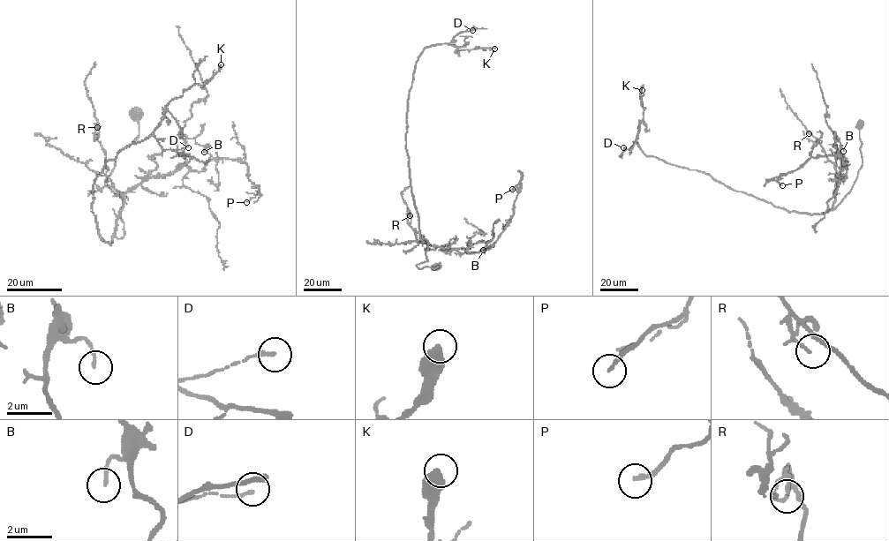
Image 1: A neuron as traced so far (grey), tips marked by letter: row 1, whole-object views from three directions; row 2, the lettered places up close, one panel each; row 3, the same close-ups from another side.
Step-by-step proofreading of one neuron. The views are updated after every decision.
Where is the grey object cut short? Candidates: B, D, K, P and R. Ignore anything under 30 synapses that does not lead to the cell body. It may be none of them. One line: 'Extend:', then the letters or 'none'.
Extend: none

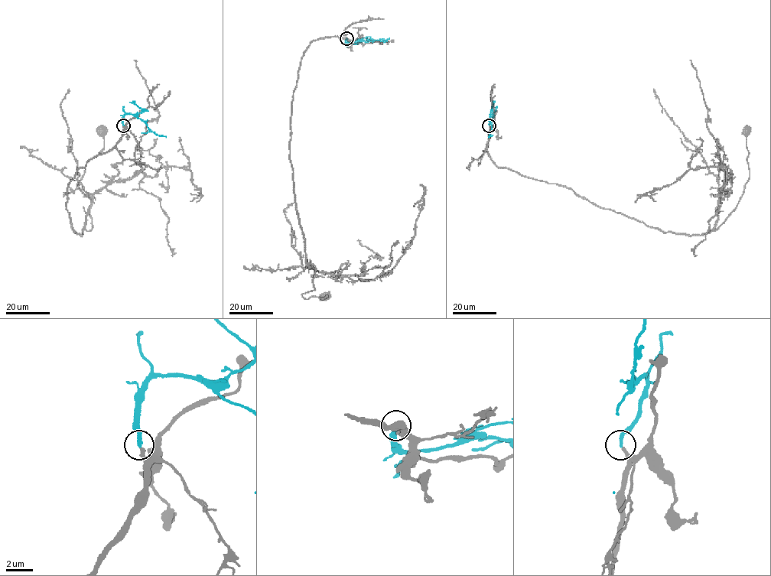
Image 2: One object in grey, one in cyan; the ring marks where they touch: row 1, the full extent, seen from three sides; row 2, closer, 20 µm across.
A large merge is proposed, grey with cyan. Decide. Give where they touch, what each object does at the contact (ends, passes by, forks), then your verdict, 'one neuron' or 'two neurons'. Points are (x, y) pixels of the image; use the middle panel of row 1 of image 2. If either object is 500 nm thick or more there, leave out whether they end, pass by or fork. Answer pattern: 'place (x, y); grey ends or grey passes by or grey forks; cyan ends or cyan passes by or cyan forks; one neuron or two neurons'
place (346, 38); grey ends; cyan ends; one neuron

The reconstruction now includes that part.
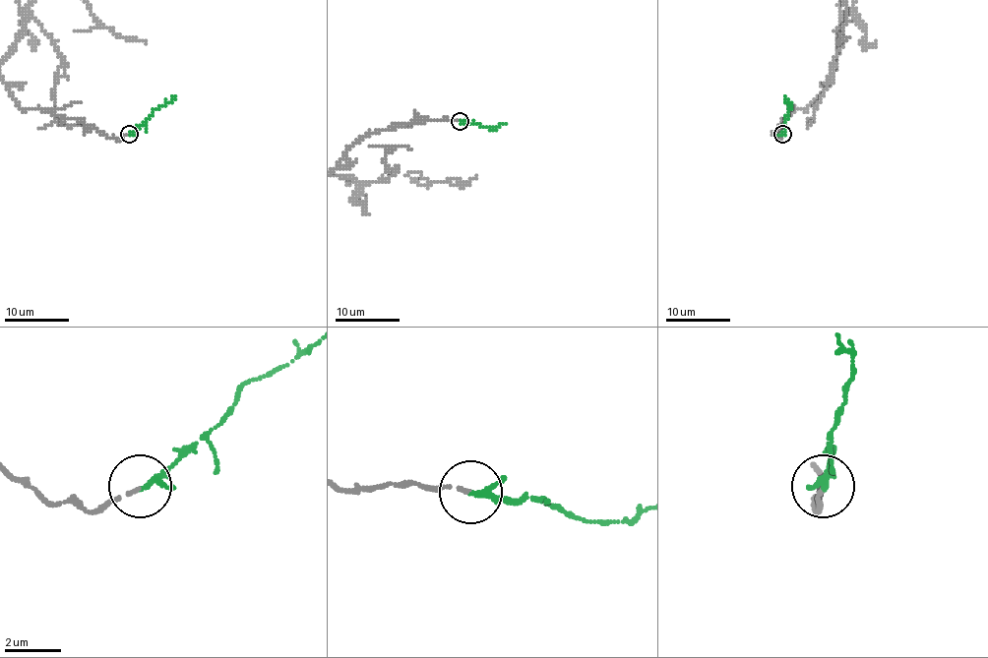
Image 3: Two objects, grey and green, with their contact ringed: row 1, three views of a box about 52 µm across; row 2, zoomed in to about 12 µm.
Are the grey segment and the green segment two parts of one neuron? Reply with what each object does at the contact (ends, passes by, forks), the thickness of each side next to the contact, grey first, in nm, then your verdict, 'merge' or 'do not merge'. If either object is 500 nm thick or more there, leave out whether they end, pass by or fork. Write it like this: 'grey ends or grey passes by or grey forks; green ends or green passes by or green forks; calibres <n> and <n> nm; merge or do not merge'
grey ends; green passes by; calibres 110 and 170 nm; merge

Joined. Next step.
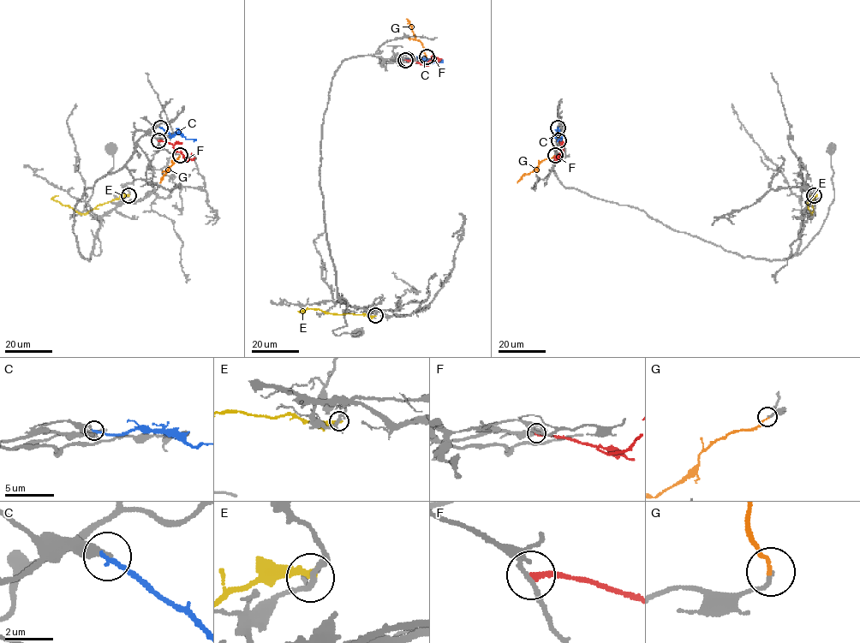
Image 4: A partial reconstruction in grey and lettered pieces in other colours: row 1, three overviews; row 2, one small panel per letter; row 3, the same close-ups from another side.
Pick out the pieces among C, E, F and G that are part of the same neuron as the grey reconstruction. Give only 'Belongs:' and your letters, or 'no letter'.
Belongs: G

